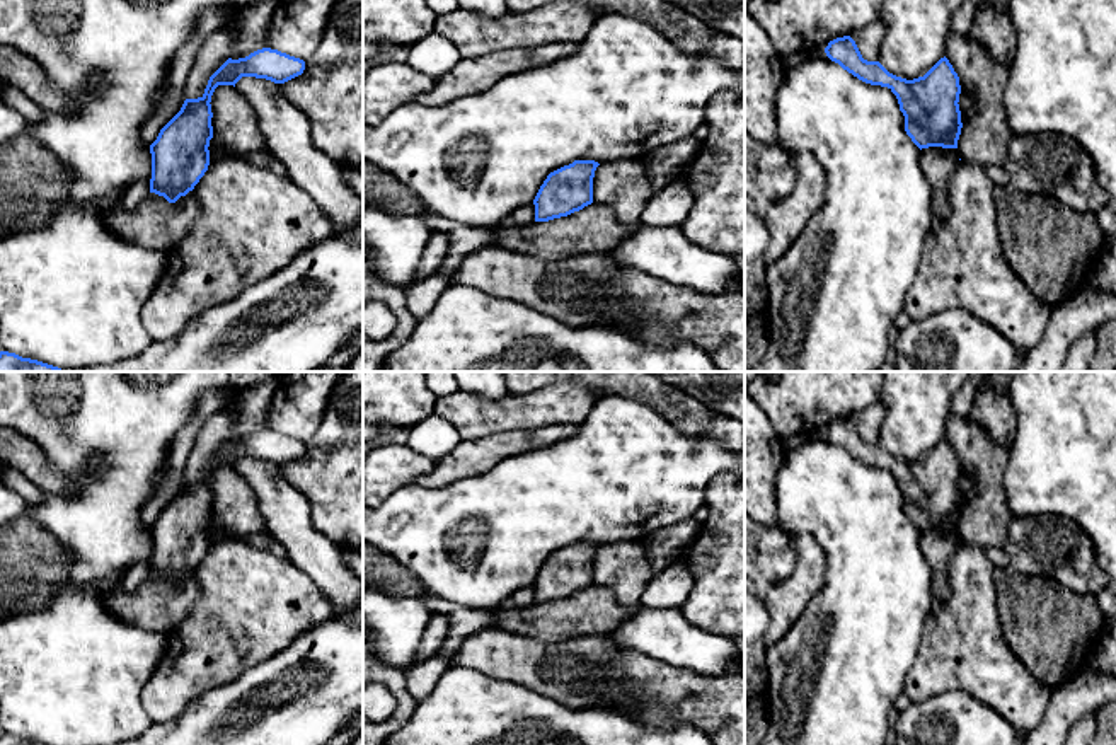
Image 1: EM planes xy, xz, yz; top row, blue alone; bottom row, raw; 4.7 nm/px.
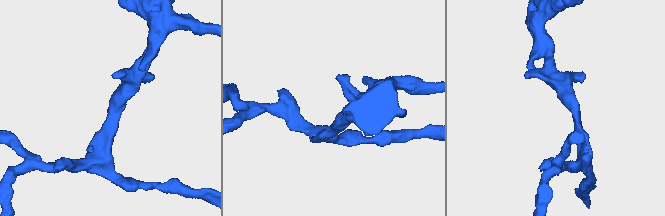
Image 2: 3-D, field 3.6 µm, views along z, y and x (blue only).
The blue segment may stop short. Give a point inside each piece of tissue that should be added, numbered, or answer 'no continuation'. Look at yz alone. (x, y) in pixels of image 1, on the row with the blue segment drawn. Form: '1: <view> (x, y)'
no continuation

